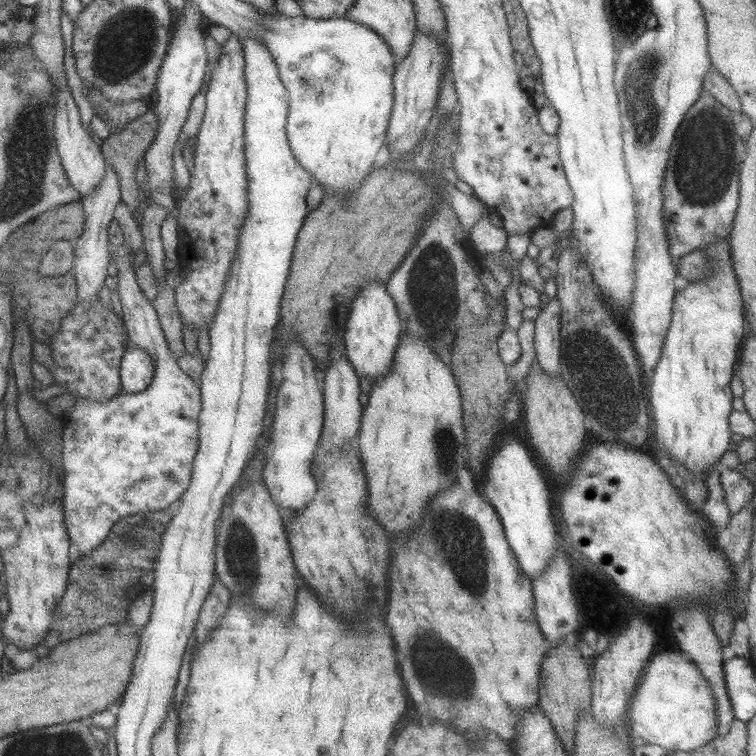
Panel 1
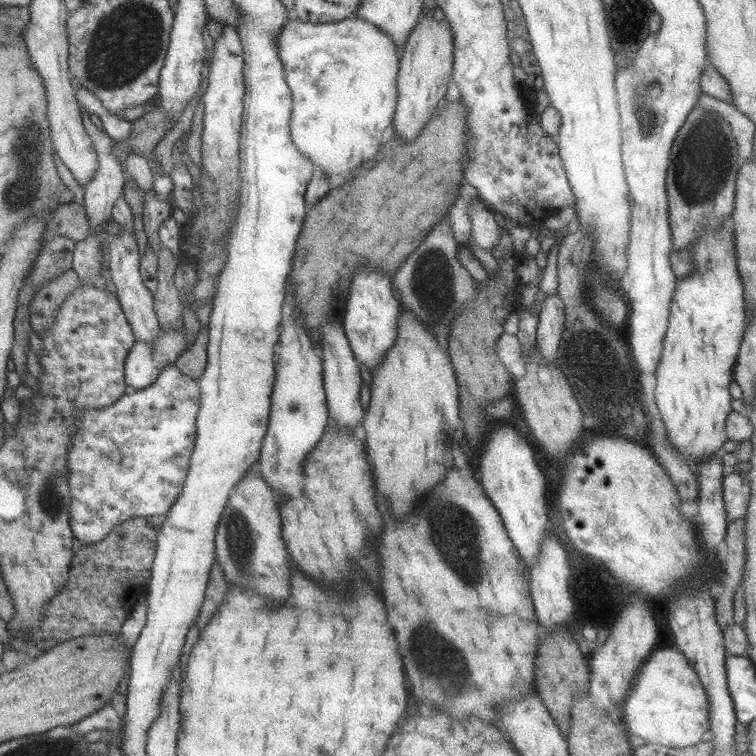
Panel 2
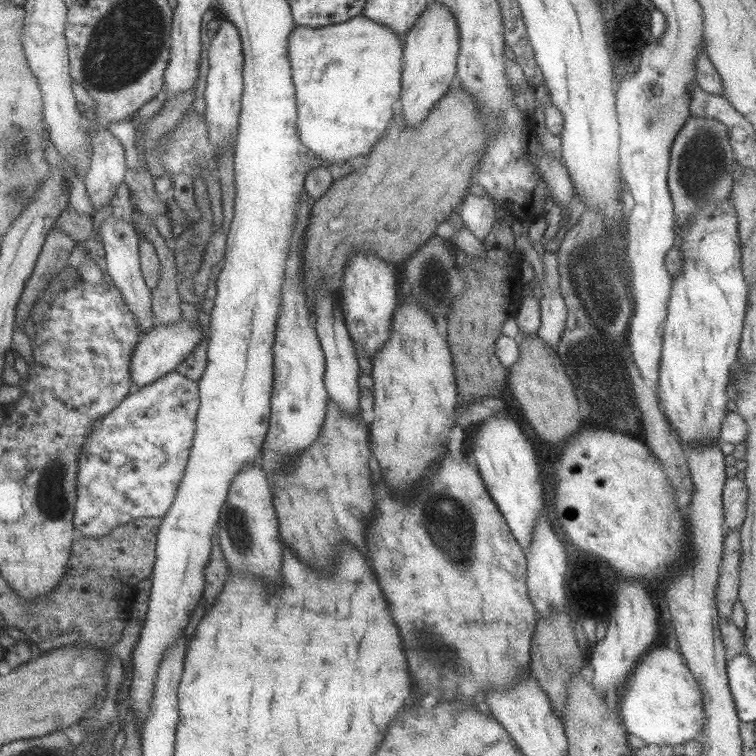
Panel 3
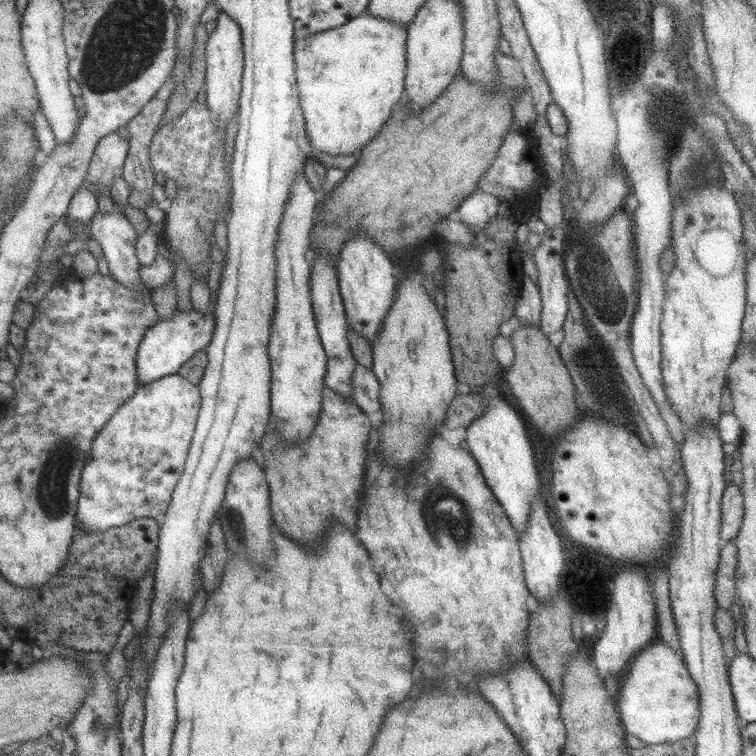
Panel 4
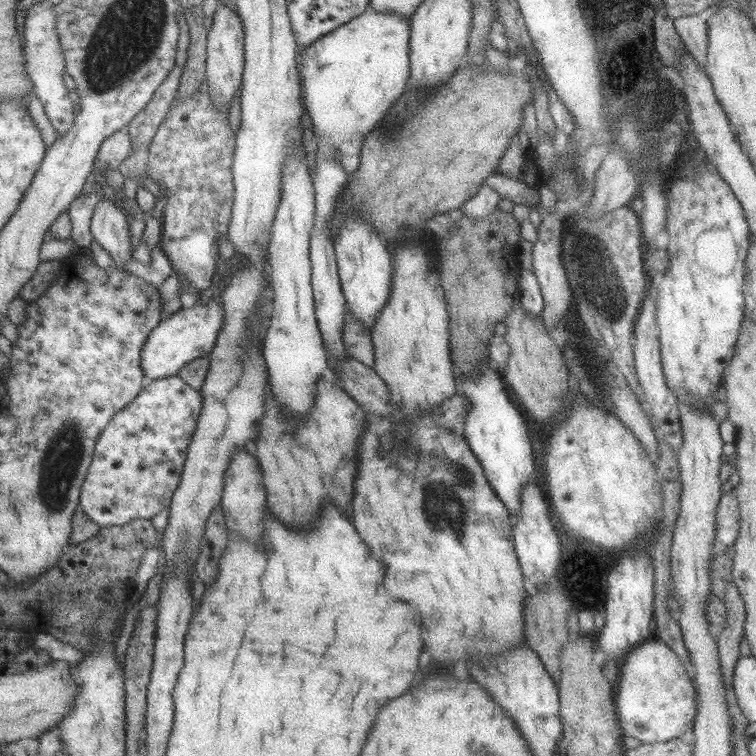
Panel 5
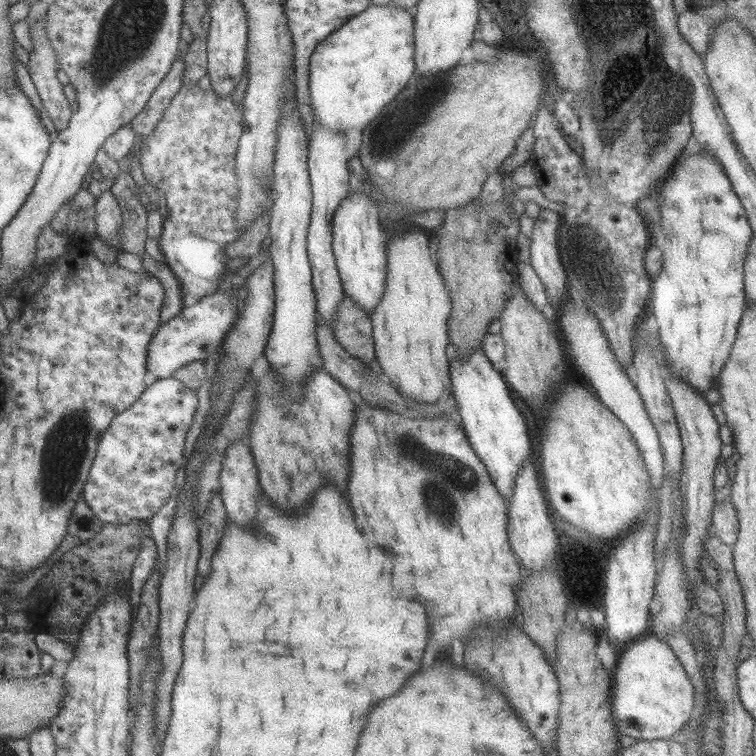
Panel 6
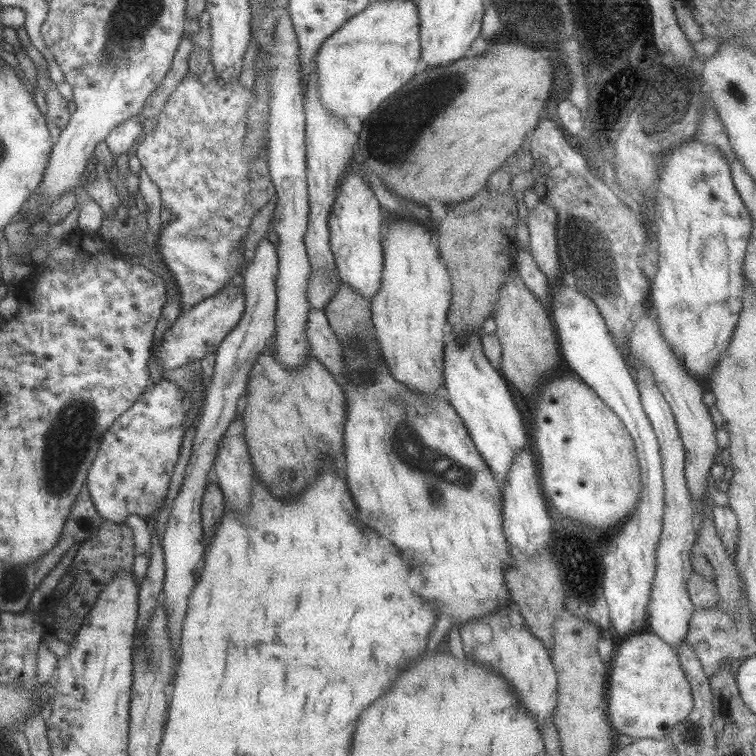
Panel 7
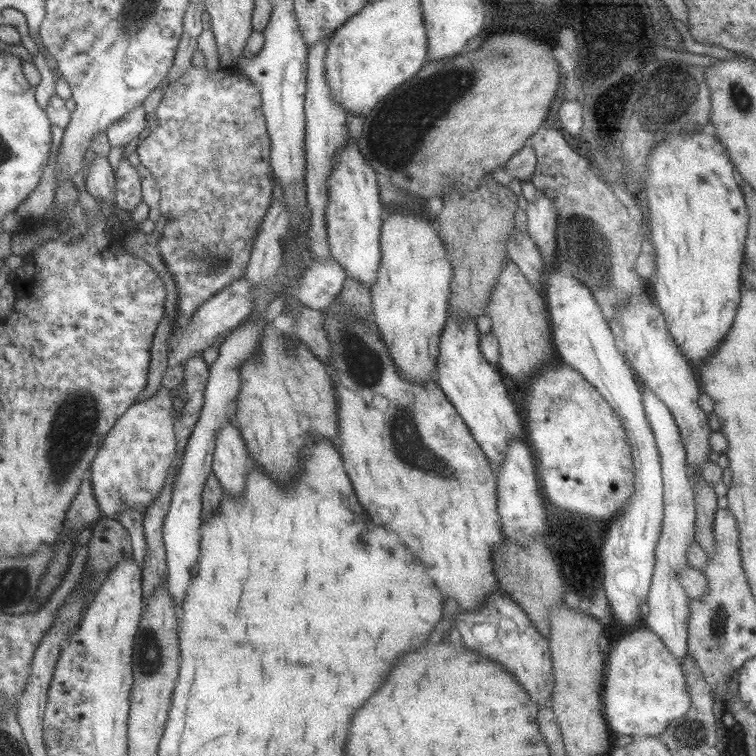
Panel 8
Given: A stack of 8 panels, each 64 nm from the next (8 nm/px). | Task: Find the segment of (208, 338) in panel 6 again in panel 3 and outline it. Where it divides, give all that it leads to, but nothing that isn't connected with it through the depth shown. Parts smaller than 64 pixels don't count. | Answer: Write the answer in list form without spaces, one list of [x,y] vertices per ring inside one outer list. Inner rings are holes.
[[[183,319],[173,324],[155,324],[151,330],[144,332],[136,342],[129,359],[129,375],[133,388],[142,388],[157,381],[159,377],[171,373],[171,370],[176,370],[179,362],[195,348],[201,337],[198,321],[189,323]]]

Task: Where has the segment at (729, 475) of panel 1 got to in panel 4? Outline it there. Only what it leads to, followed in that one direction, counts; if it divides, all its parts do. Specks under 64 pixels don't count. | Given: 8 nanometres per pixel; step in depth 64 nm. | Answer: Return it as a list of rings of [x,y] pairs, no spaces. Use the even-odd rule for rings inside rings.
[[[730,483],[721,498],[721,526],[719,536],[722,542],[735,538],[743,518],[743,494],[739,486]]]

